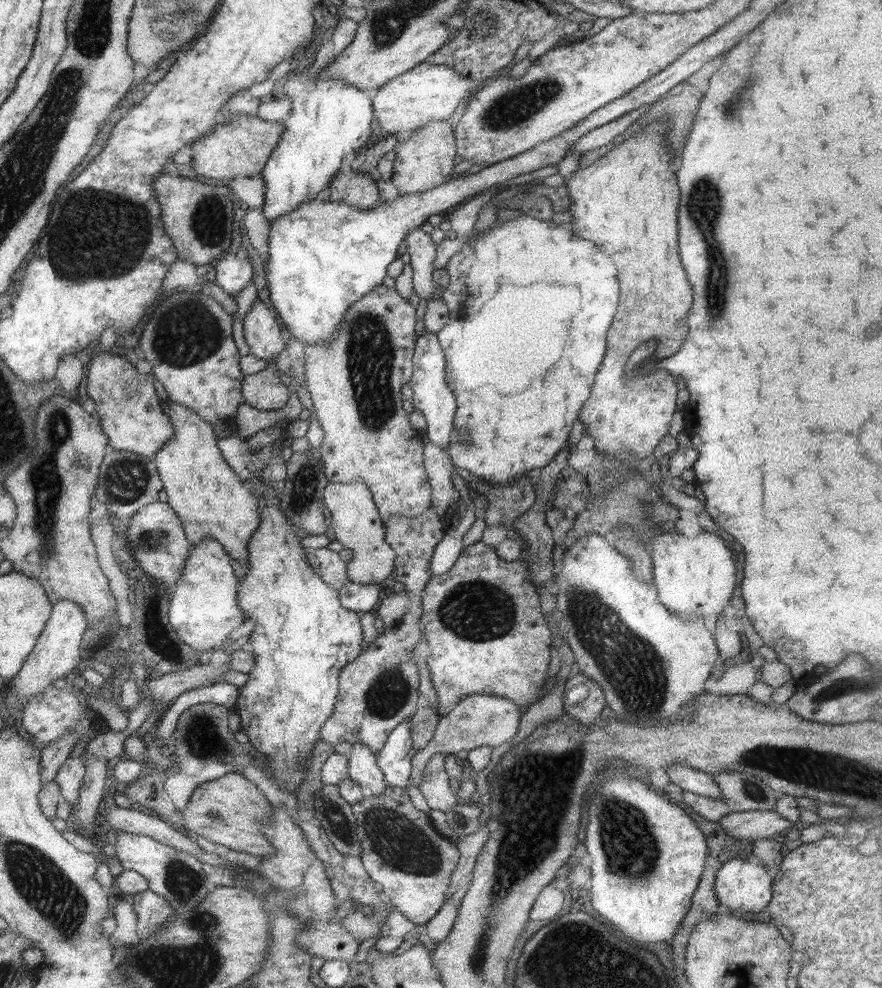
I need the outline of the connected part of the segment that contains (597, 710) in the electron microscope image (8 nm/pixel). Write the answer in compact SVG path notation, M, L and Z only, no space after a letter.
M578 673L567 680L563 707L570 717L582 725L596 723L606 705L602 688L588 675Z

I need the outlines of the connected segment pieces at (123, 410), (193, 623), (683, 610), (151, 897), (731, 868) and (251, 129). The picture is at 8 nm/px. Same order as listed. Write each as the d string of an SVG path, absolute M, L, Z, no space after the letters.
M108 352L92 358L88 367L87 392L94 400L96 417L108 436L110 450L127 450L153 459L168 439L174 437L174 426L162 411L162 400L154 389L154 375L140 374L136 367L120 355Z
M204 537L192 546L182 578L176 581L176 590L168 603L170 625L182 642L200 654L209 649L223 650L228 635L237 630L246 619L236 602L239 579L230 565L230 556L212 537Z
M701 530L696 537L686 537L679 531L658 532L656 536L652 536L652 540L650 540L650 536L648 536L646 541L650 542L650 546L652 546L652 548L650 548L650 553L653 564L653 583L655 584L656 591L658 591L658 599L661 600L661 603L664 605L664 607L666 607L666 609L668 609L668 611L676 613L676 615L680 615L681 618L691 618L692 615L696 615L697 618L703 618L703 620L705 620L706 617L716 619L719 618L720 615L724 614L726 605L731 604L730 600L732 599L736 582L736 568L734 551L730 545L724 542L720 535L712 534L704 530Z
M149 889L134 895L133 908L138 919L137 933L140 941L158 933L175 913L164 897Z
M740 857L730 859L718 869L715 878L715 892L718 904L728 906L732 915L741 918L746 912L752 912L756 916L762 910L767 910L767 906L772 900L773 877L774 874L758 859L751 858L747 861Z
M238 113L226 122L218 119L218 125L208 135L191 144L193 153L191 166L198 175L221 179L225 184L238 176L244 178L261 176L284 129L286 128L282 122L270 123L244 113Z

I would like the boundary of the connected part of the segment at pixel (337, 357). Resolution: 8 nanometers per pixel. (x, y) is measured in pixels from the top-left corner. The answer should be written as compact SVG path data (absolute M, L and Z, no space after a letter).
M380 285L346 310L330 343L303 348L304 367L301 372L305 373L314 412L325 433L320 453L326 478L330 483L364 481L378 507L384 528L392 515L414 518L433 506L430 476L423 462L423 432L414 430L410 424L400 392L404 384L410 383L414 370L416 320L416 308L412 304L401 298L395 288Z

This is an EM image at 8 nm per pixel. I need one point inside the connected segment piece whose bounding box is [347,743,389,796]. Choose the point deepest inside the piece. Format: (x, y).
(362, 768)

